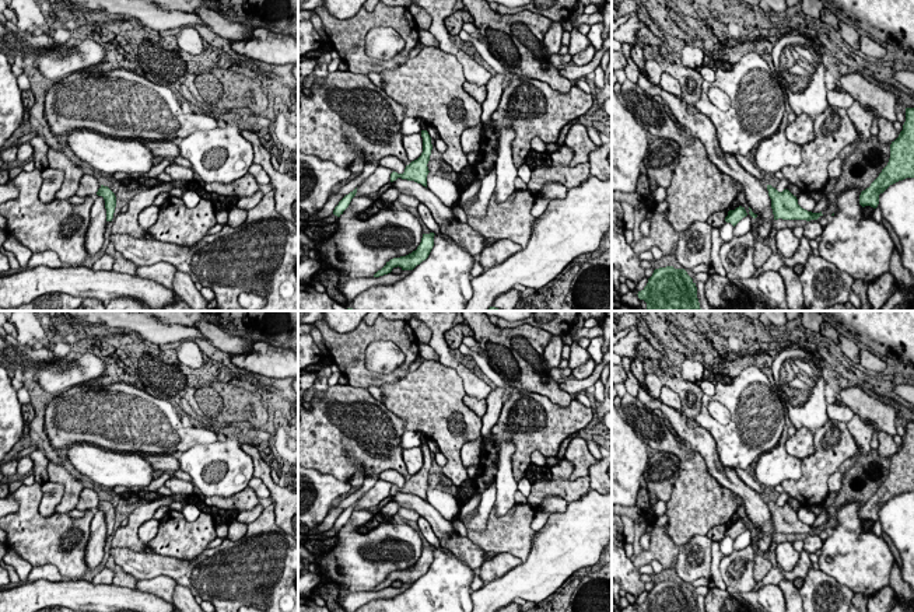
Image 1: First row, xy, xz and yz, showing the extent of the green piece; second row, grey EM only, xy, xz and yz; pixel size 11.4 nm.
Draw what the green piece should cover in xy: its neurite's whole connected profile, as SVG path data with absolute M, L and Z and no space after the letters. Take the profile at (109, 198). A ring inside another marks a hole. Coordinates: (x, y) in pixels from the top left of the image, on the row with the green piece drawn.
M101 185L97 195L102 196L104 200L105 200L106 221L112 221L115 207L116 207L116 196L115 196L115 193L108 186Z

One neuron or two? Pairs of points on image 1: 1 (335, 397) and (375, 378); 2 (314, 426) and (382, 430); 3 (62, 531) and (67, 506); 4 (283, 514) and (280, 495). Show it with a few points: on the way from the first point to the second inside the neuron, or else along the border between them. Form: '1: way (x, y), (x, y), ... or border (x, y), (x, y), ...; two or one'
1: border (349, 384), (367, 390); two
2: way (331, 429), (366, 430); one
3: border (55, 511), (67, 513); two
4: way (283, 510), (283, 499); one

